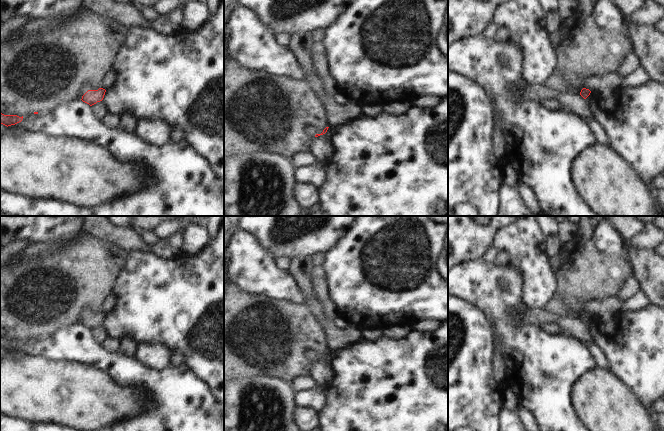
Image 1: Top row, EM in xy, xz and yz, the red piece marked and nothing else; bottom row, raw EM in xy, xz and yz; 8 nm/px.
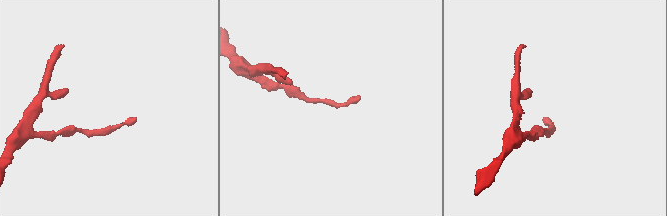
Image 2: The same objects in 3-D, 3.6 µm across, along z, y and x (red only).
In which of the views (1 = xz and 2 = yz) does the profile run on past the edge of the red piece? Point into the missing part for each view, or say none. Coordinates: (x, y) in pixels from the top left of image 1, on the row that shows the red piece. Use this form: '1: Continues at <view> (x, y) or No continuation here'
1: No continuation here
2: No continuation here

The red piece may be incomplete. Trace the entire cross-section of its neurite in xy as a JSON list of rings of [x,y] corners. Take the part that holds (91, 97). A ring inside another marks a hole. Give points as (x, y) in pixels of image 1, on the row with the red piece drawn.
[[[99,88],[98,90],[88,90],[83,96],[82,101],[90,106],[103,100],[106,90]]]

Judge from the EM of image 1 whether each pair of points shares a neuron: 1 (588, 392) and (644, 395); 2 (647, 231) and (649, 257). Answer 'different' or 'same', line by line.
1: different
2: different

